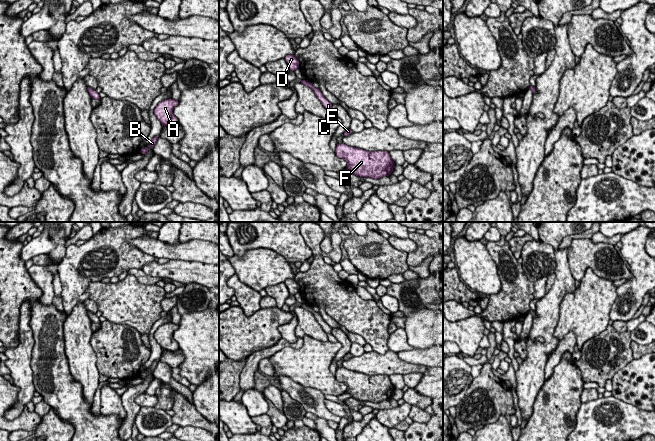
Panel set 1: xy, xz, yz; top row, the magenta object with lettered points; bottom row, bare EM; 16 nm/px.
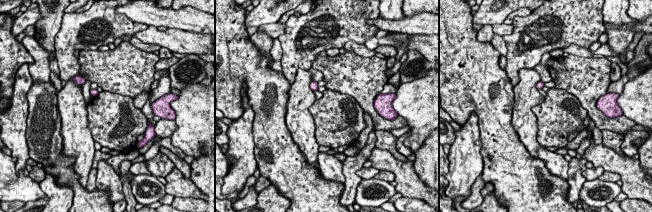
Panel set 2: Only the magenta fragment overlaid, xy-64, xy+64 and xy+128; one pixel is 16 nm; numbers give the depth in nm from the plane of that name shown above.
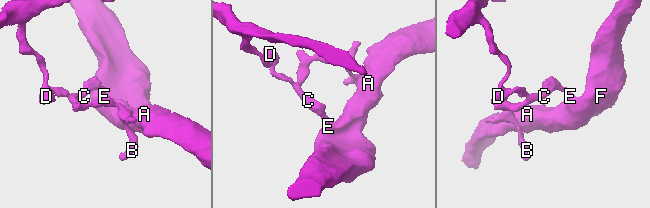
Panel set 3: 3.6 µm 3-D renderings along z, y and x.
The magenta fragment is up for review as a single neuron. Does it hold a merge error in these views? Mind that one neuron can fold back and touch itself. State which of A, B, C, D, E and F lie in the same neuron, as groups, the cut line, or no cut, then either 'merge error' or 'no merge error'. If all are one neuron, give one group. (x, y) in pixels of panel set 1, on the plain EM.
groups A B C E F / D; cut xz (314, 311), (312, 313); merge error

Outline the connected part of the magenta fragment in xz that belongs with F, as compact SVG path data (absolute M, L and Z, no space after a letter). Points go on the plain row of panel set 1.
M344 367L337 368L335 379L344 383L347 386L348 394L358 401L380 403L389 400L395 390L387 375L369 376Z

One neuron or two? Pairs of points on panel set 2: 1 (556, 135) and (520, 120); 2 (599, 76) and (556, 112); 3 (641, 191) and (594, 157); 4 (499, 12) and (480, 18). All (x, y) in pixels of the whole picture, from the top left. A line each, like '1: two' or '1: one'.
1: two
2: two
3: one
4: one

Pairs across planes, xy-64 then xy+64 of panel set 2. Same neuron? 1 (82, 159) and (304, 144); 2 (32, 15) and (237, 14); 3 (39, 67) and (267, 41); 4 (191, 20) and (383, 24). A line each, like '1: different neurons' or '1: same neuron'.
1: same neuron
2: different neurons
3: same neuron
4: same neuron

